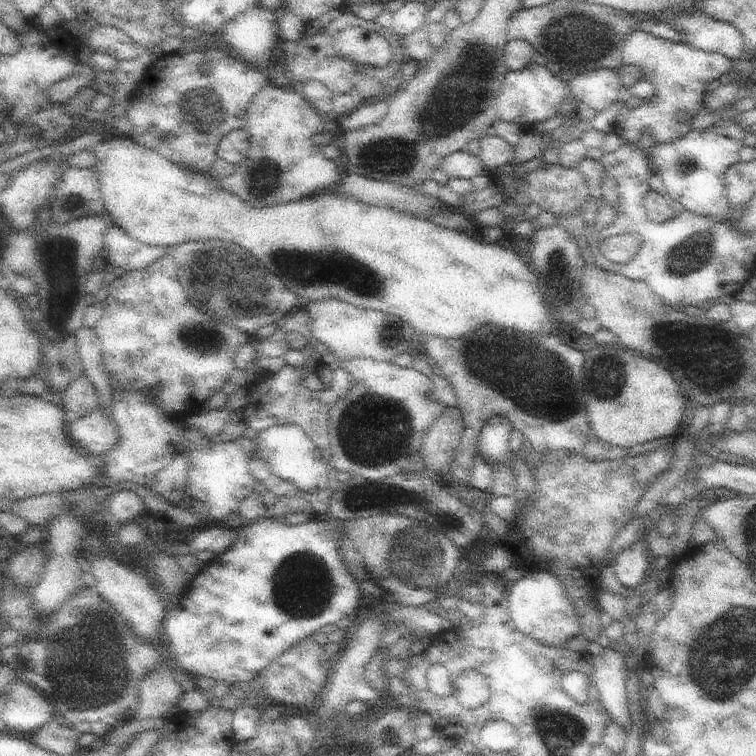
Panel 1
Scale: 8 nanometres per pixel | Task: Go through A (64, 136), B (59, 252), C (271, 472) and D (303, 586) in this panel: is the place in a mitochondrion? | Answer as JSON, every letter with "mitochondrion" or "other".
{"A":"other","B":"mitochondrion","C":"other","D":"mitochondrion"}

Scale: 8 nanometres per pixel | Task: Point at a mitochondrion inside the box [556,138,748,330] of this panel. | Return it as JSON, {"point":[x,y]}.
{"point":[687,259]}

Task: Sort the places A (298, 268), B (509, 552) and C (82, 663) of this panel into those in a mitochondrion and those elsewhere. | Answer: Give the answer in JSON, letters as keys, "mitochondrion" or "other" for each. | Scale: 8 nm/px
{"A":"mitochondrion","B":"other","C":"mitochondrion"}

